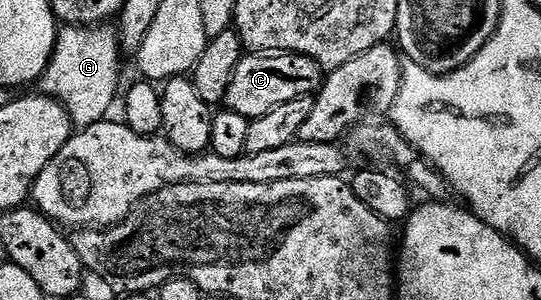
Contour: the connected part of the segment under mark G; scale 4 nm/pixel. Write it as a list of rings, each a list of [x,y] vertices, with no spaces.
[[[63,26],[55,39],[55,52],[37,82],[42,95],[52,96],[65,106],[72,125],[87,128],[108,115],[119,92],[121,49],[116,29],[111,26]]]

